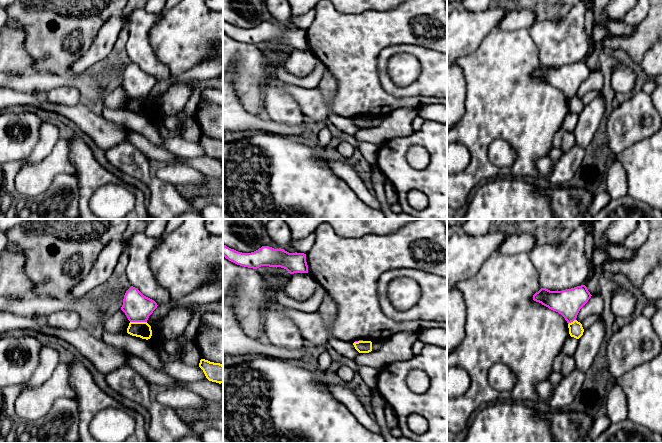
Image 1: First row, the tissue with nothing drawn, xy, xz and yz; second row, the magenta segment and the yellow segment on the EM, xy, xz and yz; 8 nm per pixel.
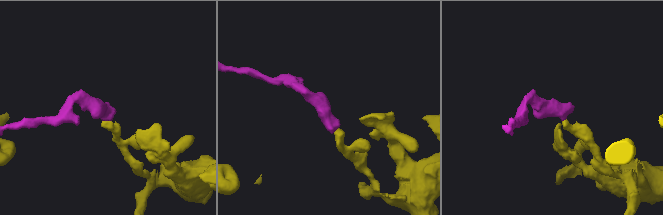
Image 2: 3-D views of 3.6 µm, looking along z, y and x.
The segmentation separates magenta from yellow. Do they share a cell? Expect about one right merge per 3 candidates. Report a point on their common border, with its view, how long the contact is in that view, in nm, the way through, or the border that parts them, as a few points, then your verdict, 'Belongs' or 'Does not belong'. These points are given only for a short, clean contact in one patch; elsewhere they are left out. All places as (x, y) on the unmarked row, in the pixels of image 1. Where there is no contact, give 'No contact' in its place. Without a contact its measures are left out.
Touches magenta at xy (138, 97). Shared border 140 nm. Boundary: xy (130, 97), (146, 98). Does not belong

